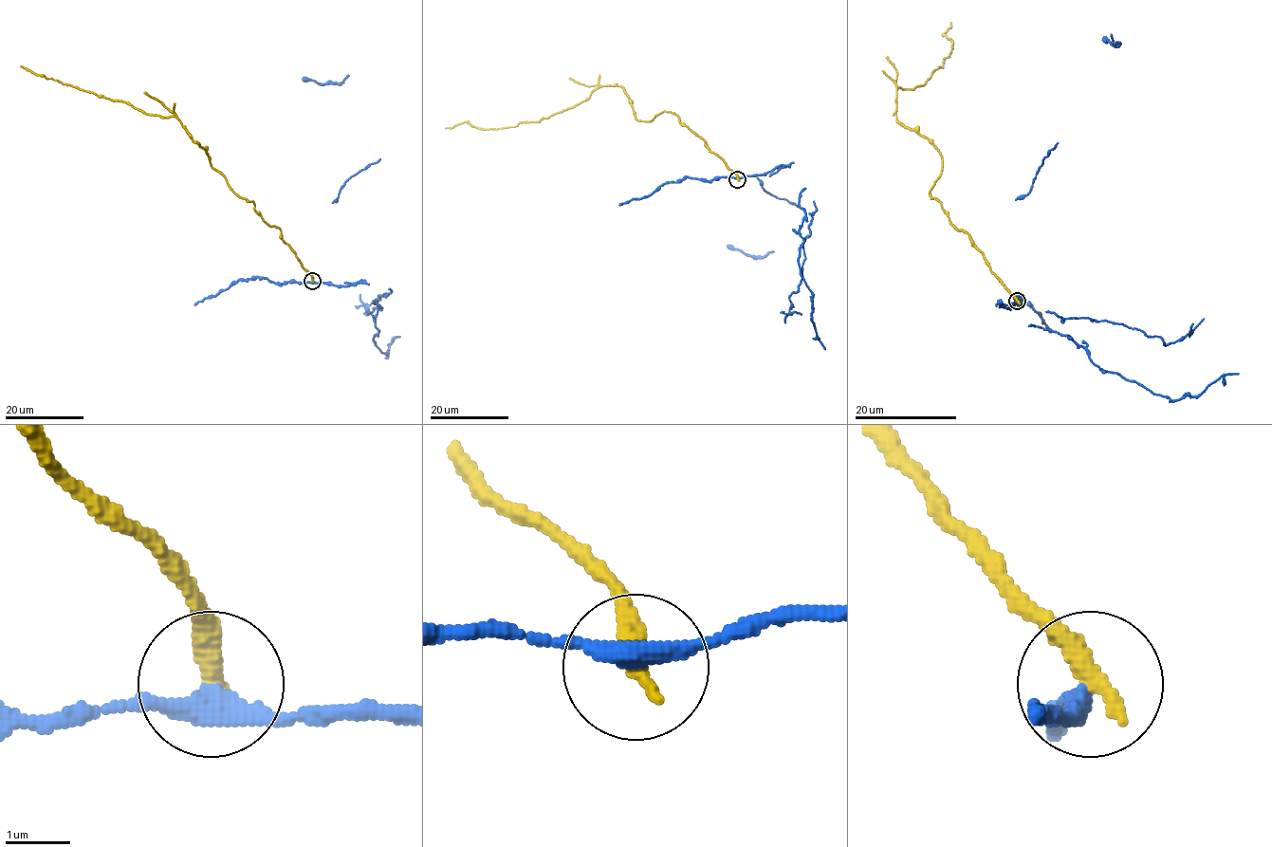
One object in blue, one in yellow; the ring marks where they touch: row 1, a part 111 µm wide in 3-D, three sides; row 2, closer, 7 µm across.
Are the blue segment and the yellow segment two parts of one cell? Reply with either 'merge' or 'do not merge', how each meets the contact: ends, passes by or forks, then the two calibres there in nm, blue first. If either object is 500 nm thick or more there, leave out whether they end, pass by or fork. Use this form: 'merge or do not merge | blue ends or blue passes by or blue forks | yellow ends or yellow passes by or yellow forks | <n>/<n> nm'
do not merge | blue passes by | yellow ends | 320/400 nm

